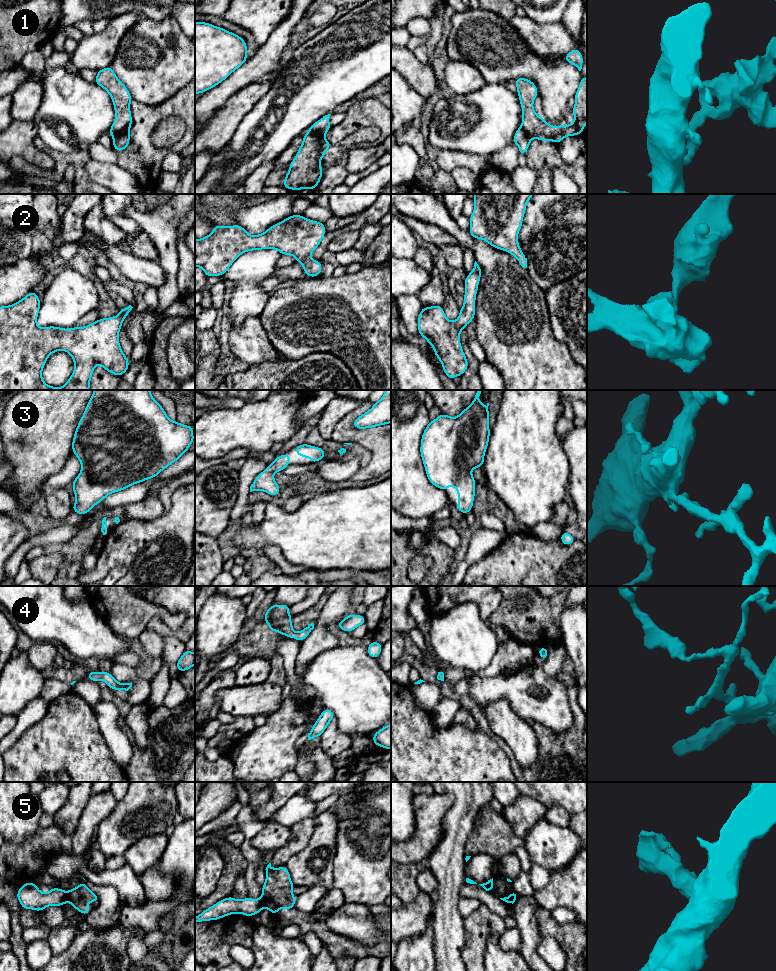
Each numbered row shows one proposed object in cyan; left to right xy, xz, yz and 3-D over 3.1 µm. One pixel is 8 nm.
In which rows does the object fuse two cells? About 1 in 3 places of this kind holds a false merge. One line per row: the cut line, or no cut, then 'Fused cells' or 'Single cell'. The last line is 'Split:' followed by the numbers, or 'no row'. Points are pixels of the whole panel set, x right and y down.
1: Split along xy (128, 129), (112, 135). Fused cells
2: No split. Single cell
3: No split. Single cell
4: No split. Single cell
5: Split along xz (260, 898), (263, 907). Fused cells
Split: 1, 5

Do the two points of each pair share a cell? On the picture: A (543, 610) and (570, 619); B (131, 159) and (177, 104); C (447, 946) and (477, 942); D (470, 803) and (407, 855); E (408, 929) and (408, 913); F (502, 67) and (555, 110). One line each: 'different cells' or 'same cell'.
A: different cells
B: same cell
C: different cells
D: different cells
E: same cell
F: same cell

